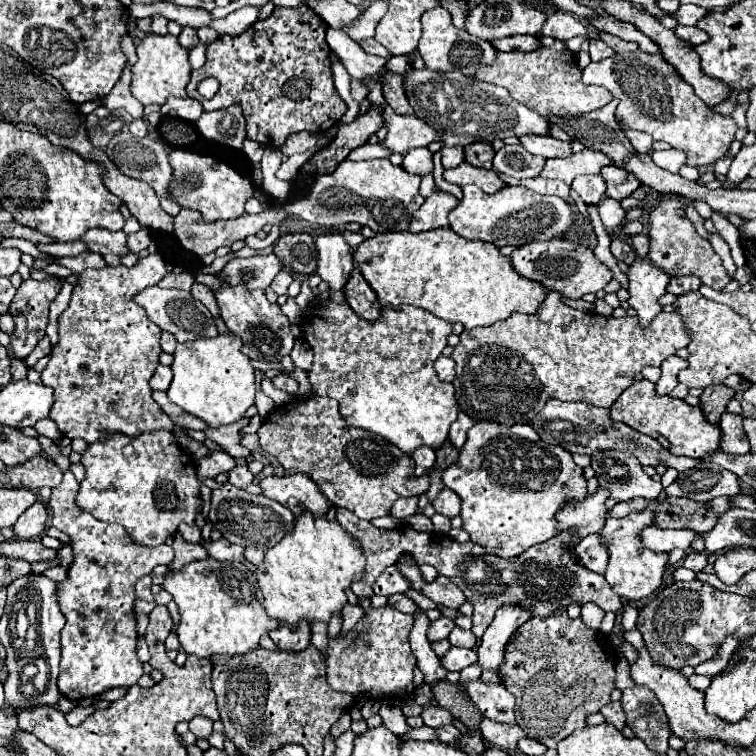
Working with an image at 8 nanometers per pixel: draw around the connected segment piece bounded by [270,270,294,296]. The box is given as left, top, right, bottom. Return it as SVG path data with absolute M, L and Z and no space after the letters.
M282 270L274 280L272 280L272 284L270 284L270 288L280 296L280 294L286 294L286 290L288 290L288 286L292 284L292 274L288 272L288 270Z

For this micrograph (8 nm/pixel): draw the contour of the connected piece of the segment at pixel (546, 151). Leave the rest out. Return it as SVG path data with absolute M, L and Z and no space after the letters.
M520 136L522 146L542 158L568 158L572 154L570 142L560 142L552 136Z

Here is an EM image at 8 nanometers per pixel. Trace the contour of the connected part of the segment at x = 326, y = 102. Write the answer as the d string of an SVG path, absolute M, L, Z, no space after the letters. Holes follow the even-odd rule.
M306 4L298 8L274 8L274 12L266 20L254 22L246 32L238 36L228 36L228 34L218 36L212 44L208 44L206 46L208 60L200 70L192 70L192 78L186 86L186 92L190 98L200 100L204 110L220 110L230 104L240 104L246 116L248 138L254 142L260 142L266 148L280 148L290 134L296 134L302 130L312 134L324 134L326 130L336 126L340 116L346 112L346 104L336 92L334 80L332 80L326 30L328 30L328 24ZM208 76L214 76L220 80L220 90L216 92L214 98L204 100L196 92L196 86L200 80Z

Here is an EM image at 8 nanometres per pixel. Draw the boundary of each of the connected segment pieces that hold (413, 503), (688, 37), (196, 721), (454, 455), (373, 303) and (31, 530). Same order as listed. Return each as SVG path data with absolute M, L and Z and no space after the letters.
M398 498L390 508L390 516L400 518L400 520L404 520L416 512L418 512L418 498Z
M676 26L674 32L676 32L676 36L680 40L686 40L690 44L702 44L702 42L708 40L708 34L702 32L702 30L698 30L696 26Z
M198 716L198 718L192 718L190 720L190 732L196 736L196 738L208 738L212 734L212 722L204 716Z
M446 442L444 446L440 446L438 450L436 450L436 462L434 462L434 468L436 470L444 470L444 468L448 468L452 462L456 462L458 460L458 450L456 448L452 448L452 444L450 442Z
M354 268L348 284L346 284L346 290L344 290L346 298L348 298L348 304L350 308L364 320L368 322L376 322L382 314L382 306L378 302L378 296L376 292L370 288L370 284L364 280L364 276L360 274L358 268Z
M38 500L16 520L12 530L14 530L18 540L34 540L34 538L38 538L44 532L46 522L48 522L48 510Z

